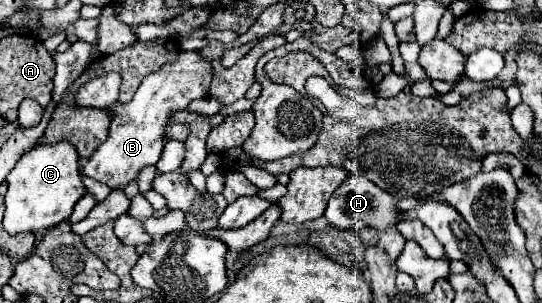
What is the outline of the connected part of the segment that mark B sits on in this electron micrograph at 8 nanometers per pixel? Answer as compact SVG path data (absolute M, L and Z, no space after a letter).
M180 51L178 59L166 63L156 73L144 77L142 85L134 93L134 99L126 105L120 105L118 91L120 91L120 75L108 73L100 75L88 83L84 83L74 93L74 107L96 107L110 111L110 133L108 139L96 149L96 153L86 161L84 175L106 183L110 189L124 189L128 183L138 179L138 173L148 167L156 165L164 141L164 127L168 125L172 113L186 109L194 99L208 97L208 87L212 81L212 63L208 57L200 55L198 51Z

